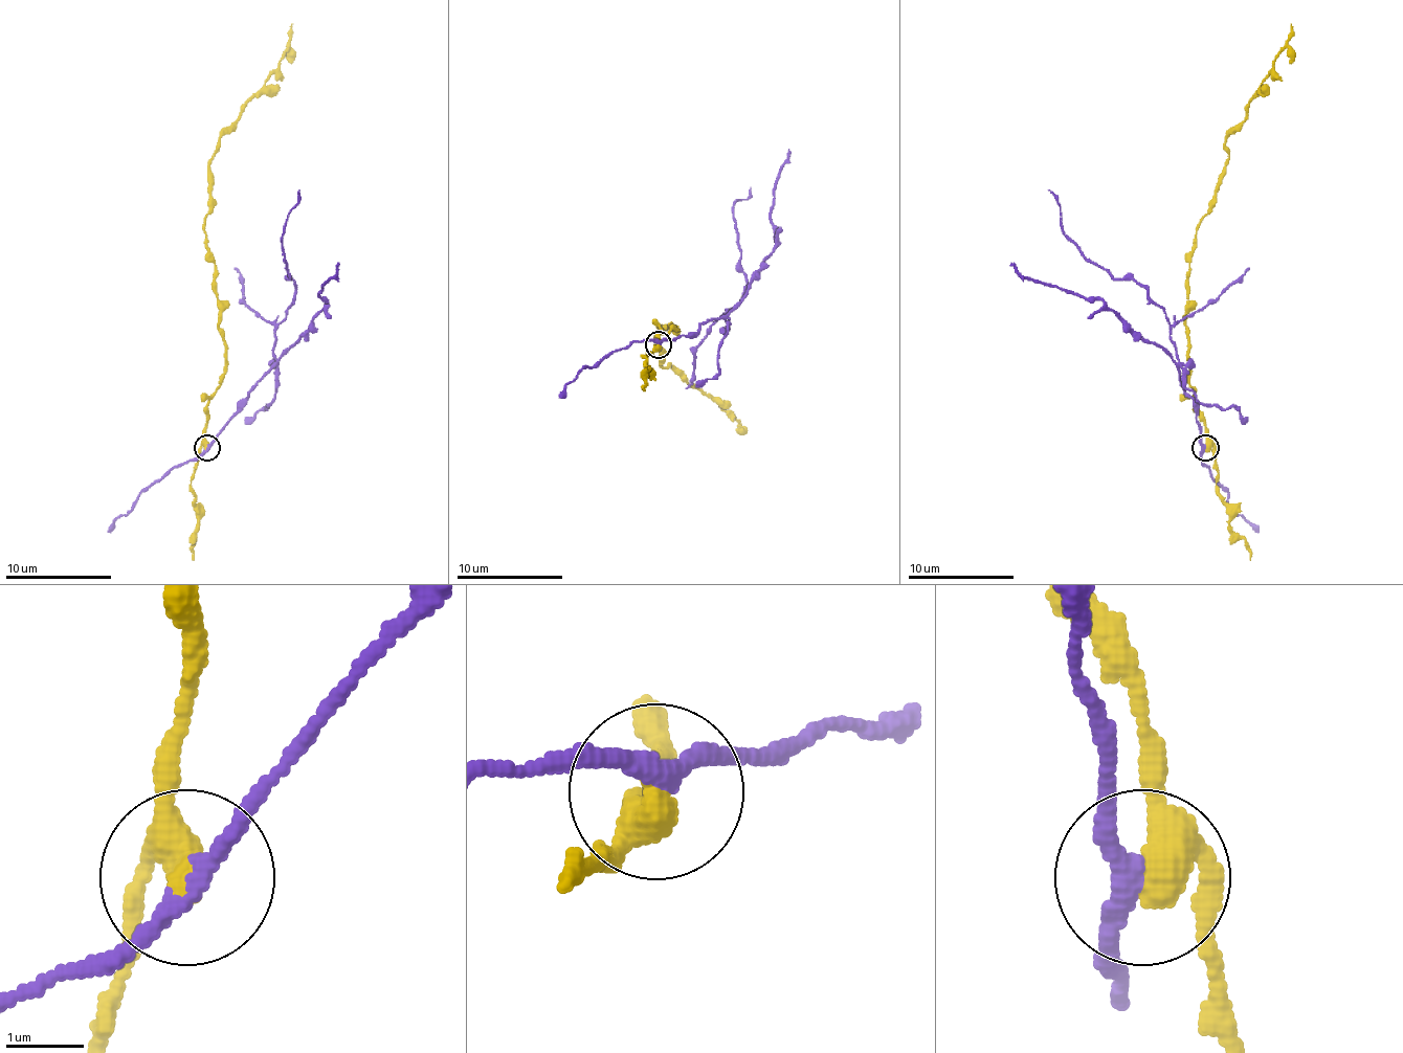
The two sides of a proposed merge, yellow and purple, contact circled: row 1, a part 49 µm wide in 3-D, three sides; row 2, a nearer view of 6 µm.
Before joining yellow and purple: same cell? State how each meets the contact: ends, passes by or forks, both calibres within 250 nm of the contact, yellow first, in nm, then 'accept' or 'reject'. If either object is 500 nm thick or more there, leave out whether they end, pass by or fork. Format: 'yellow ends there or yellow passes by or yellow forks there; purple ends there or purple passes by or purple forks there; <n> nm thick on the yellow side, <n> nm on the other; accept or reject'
yellow passes by; purple passes by; 400 nm thick on the yellow side, 260 nm on the other; reject

